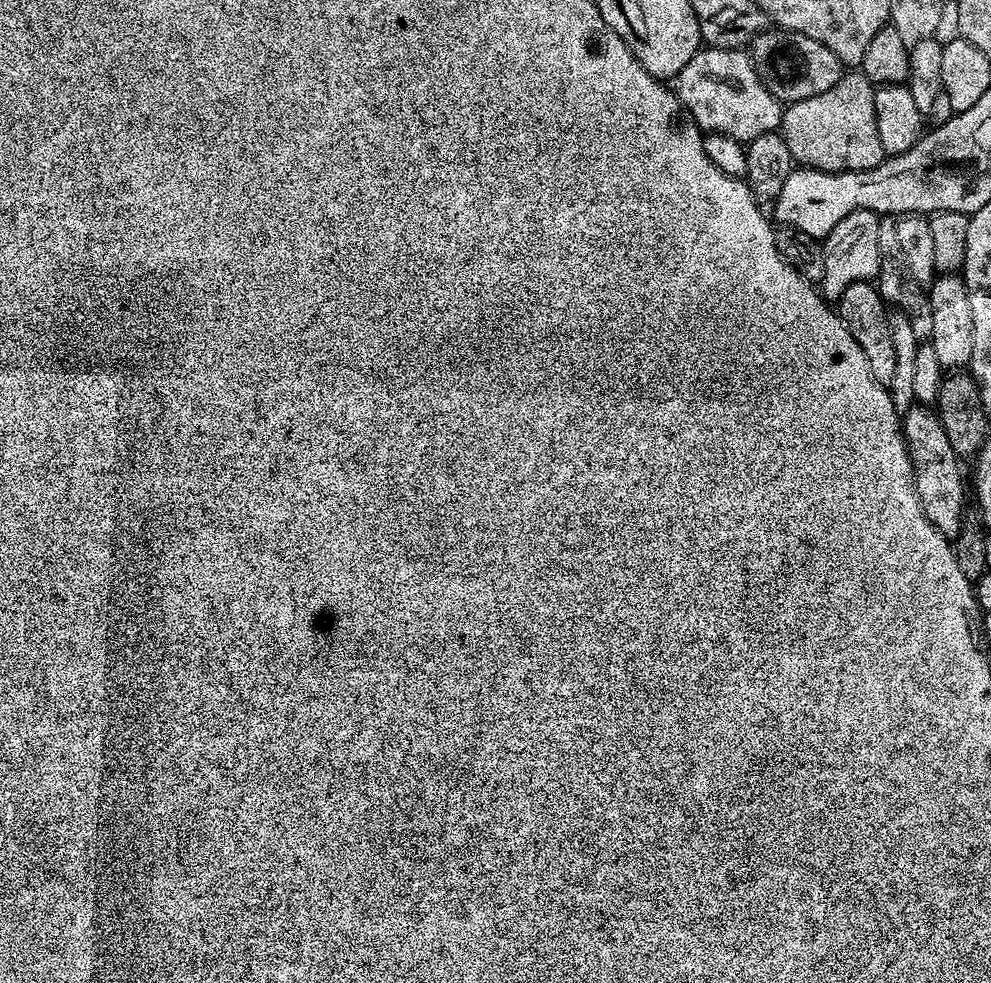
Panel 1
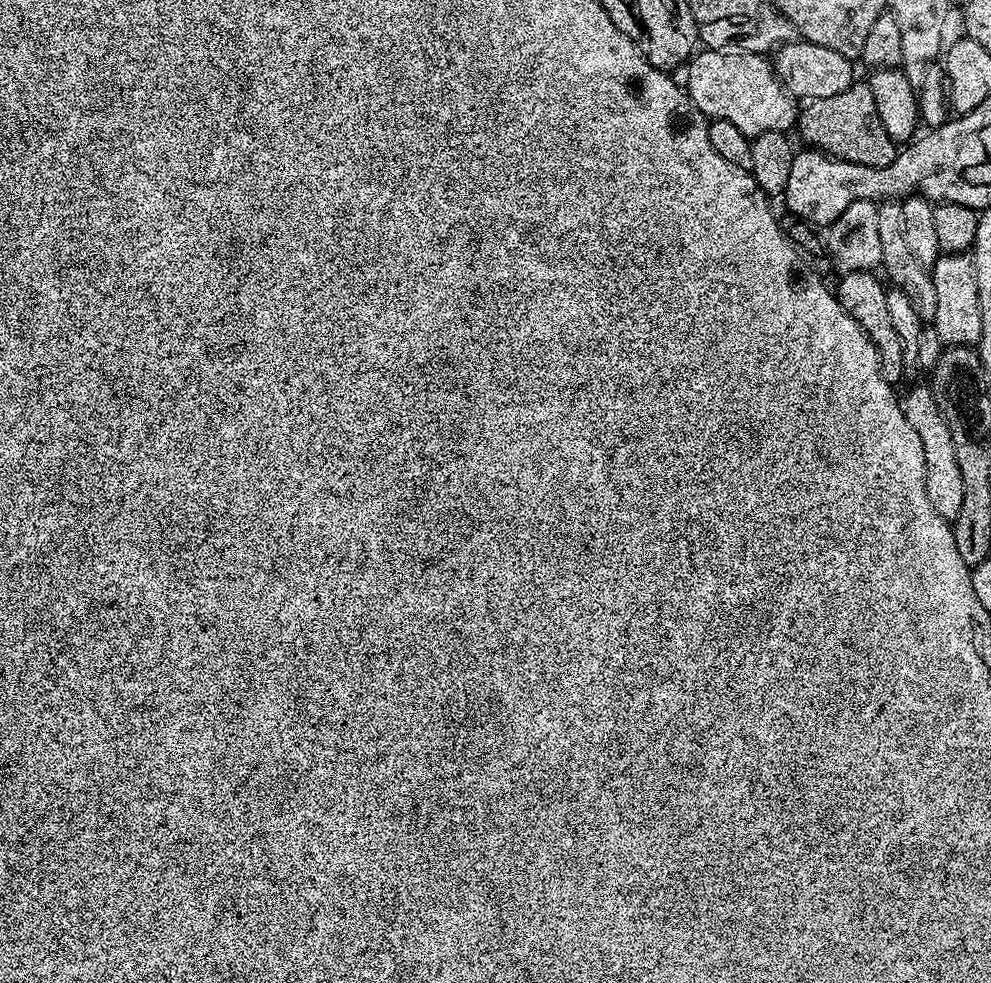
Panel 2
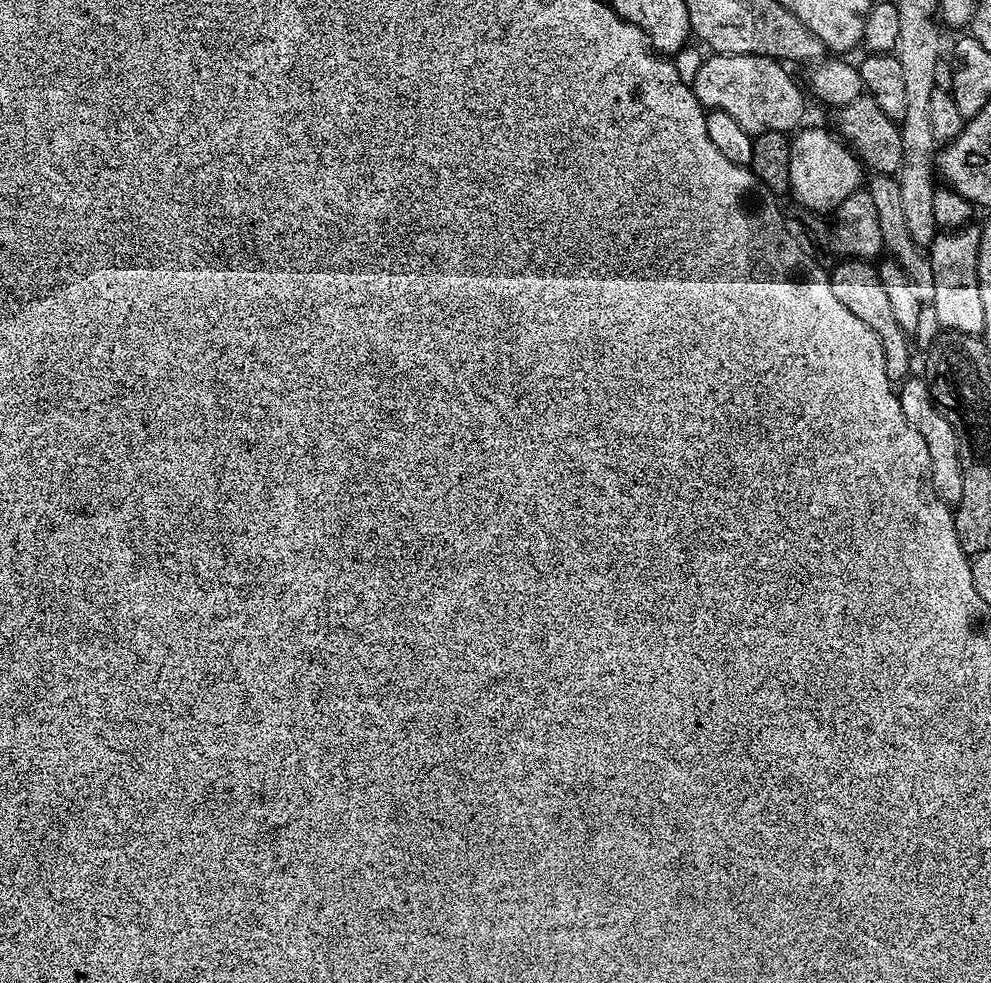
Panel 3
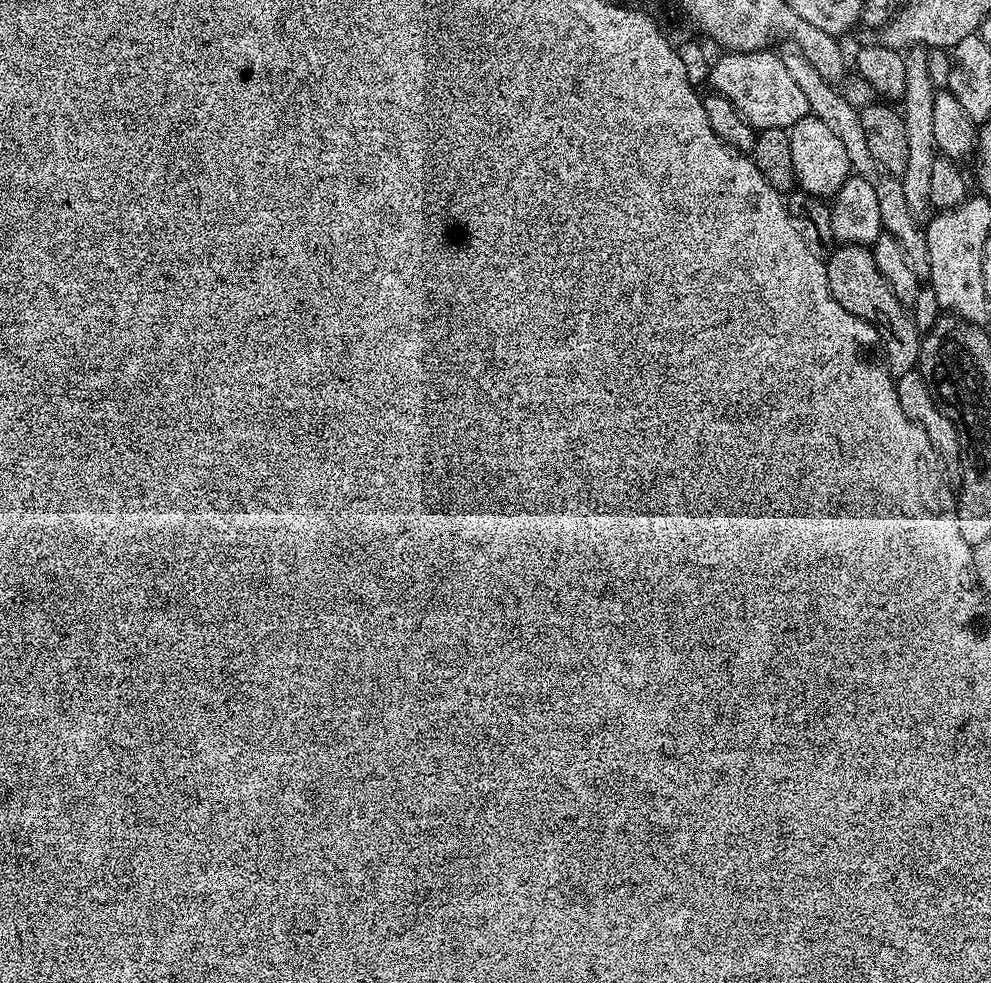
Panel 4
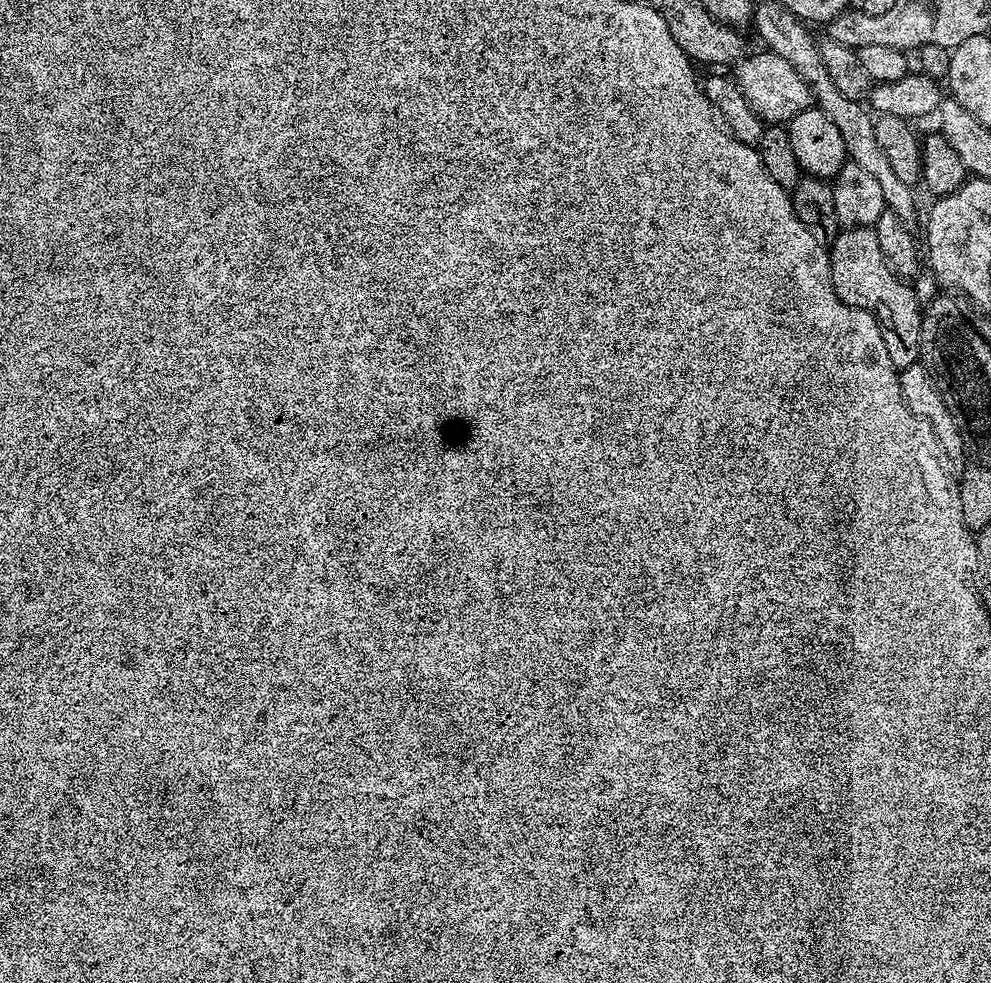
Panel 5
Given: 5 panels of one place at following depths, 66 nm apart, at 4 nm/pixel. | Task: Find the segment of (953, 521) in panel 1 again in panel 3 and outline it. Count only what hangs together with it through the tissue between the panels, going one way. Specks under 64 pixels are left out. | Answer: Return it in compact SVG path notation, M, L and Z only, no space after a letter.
M912 374L899 385L898 395L902 414L906 414L906 422L922 434L922 442L926 442L926 450L930 450L930 466L932 475L930 483L936 492L936 497L943 504L954 506L962 498L962 462L960 461L960 443L954 434L954 426L946 422L944 415L940 413L940 407L934 402L934 398L928 389L928 381L923 375Z

